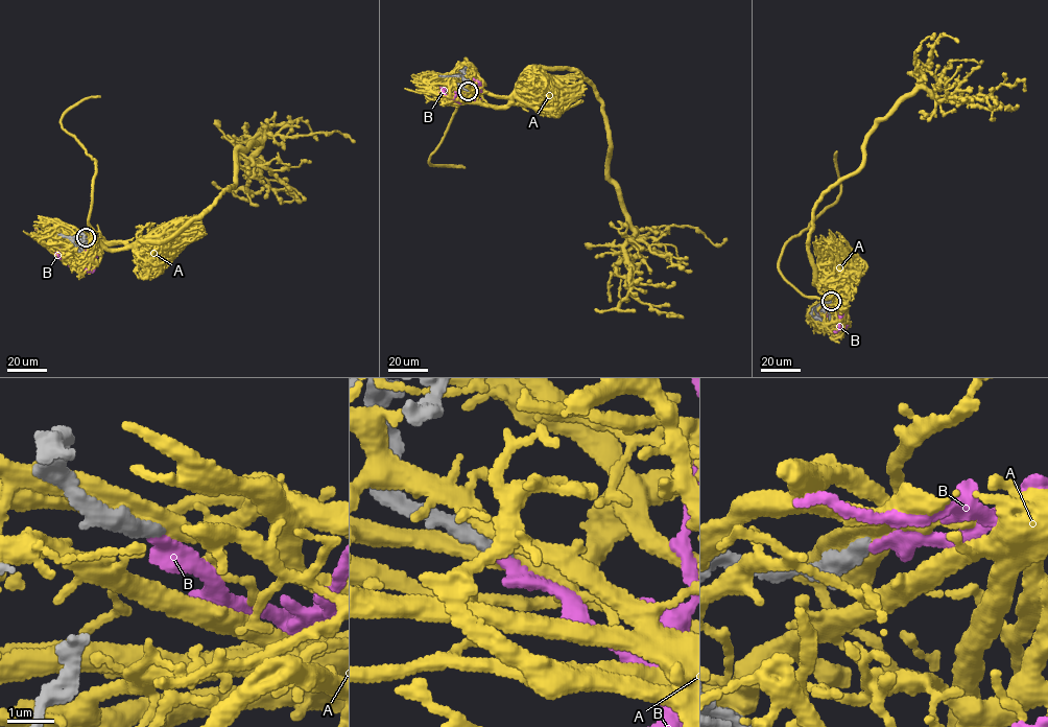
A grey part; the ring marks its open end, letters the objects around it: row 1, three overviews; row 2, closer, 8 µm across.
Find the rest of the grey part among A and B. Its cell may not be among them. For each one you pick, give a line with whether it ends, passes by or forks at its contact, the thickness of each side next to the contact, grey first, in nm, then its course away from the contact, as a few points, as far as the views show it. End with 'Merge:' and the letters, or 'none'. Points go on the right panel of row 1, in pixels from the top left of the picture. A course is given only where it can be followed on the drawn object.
B: it ends there; 280 nm thick on the grey side, 320 nm on the other; it runs (831, 301), (842, 301), (846, 322), (841, 328), (831, 324), (829, 313), (814, 323)
Merge: B

